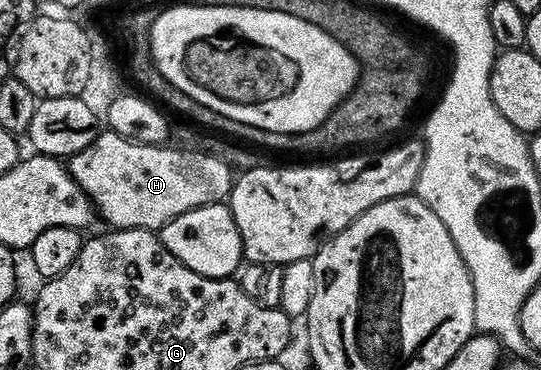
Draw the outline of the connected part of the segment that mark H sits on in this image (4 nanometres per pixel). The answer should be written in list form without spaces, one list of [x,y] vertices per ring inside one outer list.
[[[101,132],[98,133],[94,142],[87,144],[87,148],[83,148],[83,152],[75,152],[67,159],[67,169],[69,175],[79,184],[79,188],[83,188],[85,195],[93,201],[94,211],[99,215],[99,218],[109,222],[105,224],[118,230],[152,230],[157,232],[160,231],[162,226],[167,225],[171,220],[175,220],[175,216],[183,216],[183,212],[191,212],[191,208],[203,208],[207,204],[225,202],[233,189],[235,181],[234,171],[229,171],[229,166],[223,159],[216,158],[213,154],[204,154],[201,150],[176,150],[175,147],[169,145],[148,146],[147,144],[132,142],[112,132]]]

